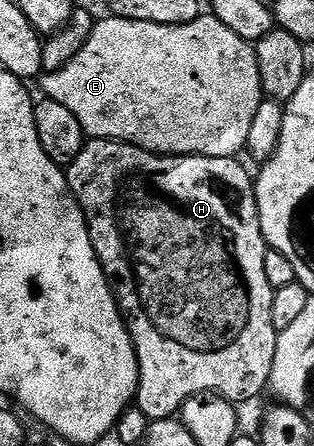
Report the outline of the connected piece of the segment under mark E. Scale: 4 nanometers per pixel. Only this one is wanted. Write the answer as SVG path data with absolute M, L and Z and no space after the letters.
M112 16L98 21L91 32L91 40L83 44L83 52L71 60L59 72L50 74L42 73L39 83L45 91L44 97L63 104L63 108L70 110L75 115L75 120L85 129L90 139L116 138L119 142L129 142L144 150L150 150L153 154L198 154L208 158L232 158L240 155L247 144L247 132L255 121L255 112L259 112L259 104L263 100L261 93L261 81L259 80L259 64L257 63L257 51L248 42L244 42L227 24L223 24L212 16L202 16L191 24L179 24L168 26L167 24L143 24L139 20L123 20Z

